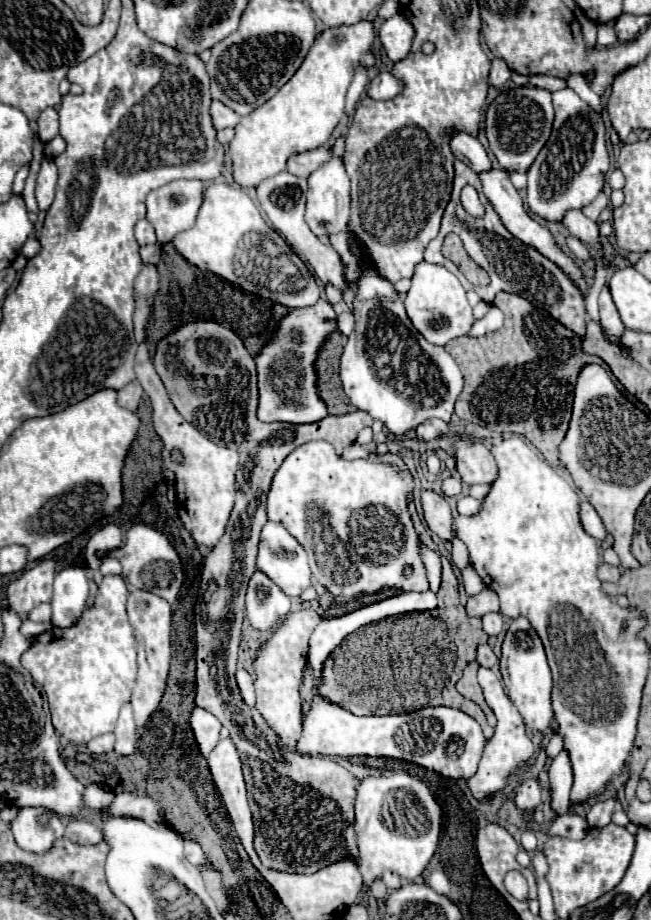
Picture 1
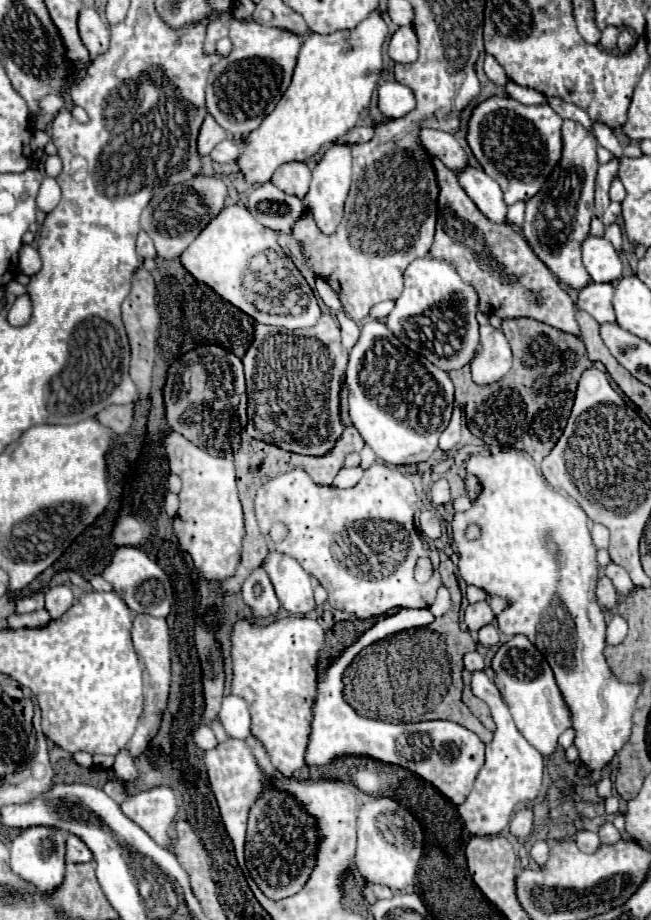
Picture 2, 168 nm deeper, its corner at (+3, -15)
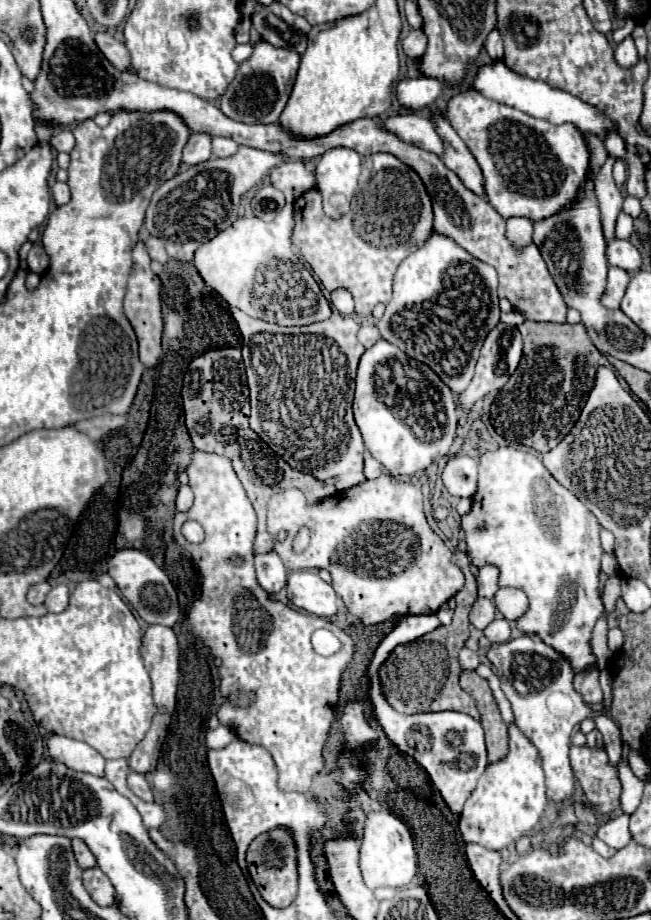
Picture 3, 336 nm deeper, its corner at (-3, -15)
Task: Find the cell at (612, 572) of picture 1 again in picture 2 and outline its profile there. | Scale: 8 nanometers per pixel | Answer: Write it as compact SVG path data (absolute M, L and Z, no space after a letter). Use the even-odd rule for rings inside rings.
M604 576L604 578L600 578L600 580L598 580L596 596L598 596L598 604L600 604L600 608L602 608L602 610L612 610L612 608L616 606L618 596L616 596L616 590L614 590L614 586L612 586L610 578L606 578L606 576Z

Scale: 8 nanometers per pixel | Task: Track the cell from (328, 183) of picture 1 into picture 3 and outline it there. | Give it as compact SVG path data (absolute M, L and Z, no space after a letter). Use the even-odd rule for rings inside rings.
M332 148L320 156L316 166L316 188L324 200L324 212L336 220L342 208L350 208L350 200L358 186L360 154L350 148Z

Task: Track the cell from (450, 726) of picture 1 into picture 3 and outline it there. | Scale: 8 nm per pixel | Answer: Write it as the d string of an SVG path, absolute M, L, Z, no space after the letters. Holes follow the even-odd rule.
M408 614L394 626L394 630L390 634L384 636L384 640L374 650L374 656L372 656L368 670L366 670L366 678L370 682L368 700L372 706L374 720L380 724L380 728L384 730L388 740L400 752L412 756L418 764L424 766L424 770L428 772L434 786L440 790L440 794L446 800L446 804L450 806L450 810L454 814L460 814L464 808L464 802L468 800L468 796L476 788L478 778L482 776L484 768L488 766L482 724L478 720L470 718L468 714L462 714L462 712L428 712L428 714L414 714L414 716L398 714L380 694L380 680L378 680L380 664L388 658L388 654L398 644L412 642L412 640L424 636L426 632L432 632L438 626L440 626L440 620L436 618L436 614L420 614L420 616Z

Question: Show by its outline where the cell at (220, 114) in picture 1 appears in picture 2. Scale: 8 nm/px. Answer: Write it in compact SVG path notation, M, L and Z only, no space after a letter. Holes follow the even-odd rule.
M208 114L208 116L204 118L204 122L202 122L202 126L200 126L200 134L198 134L198 154L200 154L200 156L210 154L212 148L214 148L218 142L226 140L226 138L228 138L226 130Z

